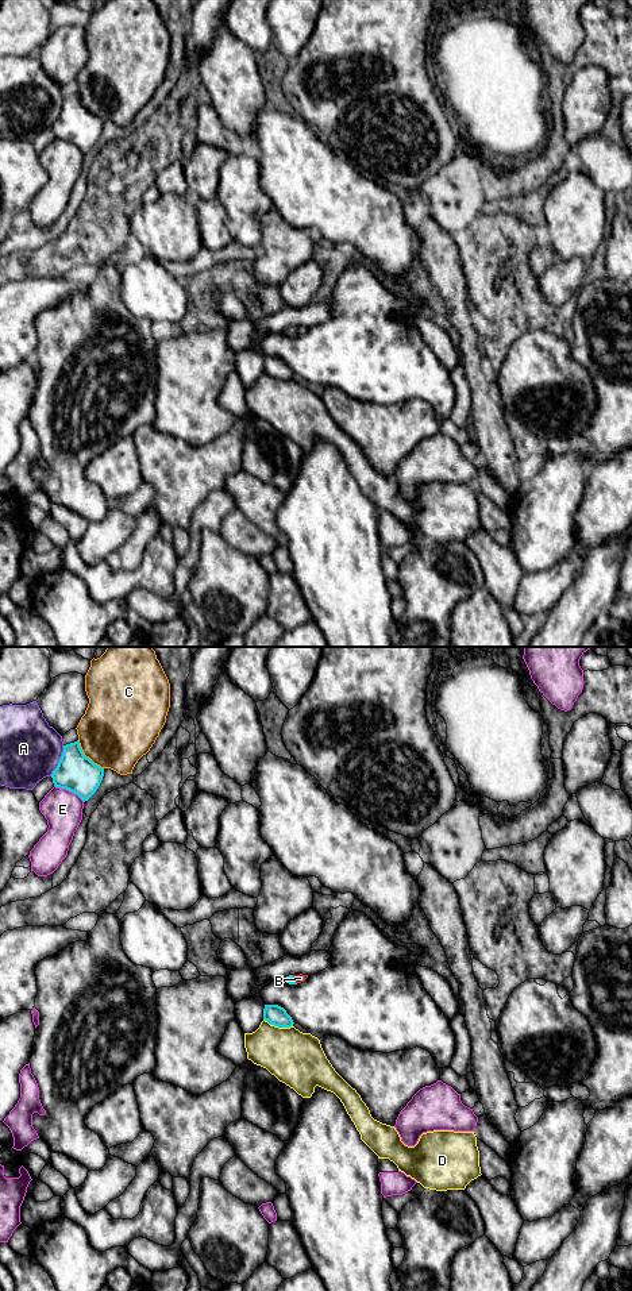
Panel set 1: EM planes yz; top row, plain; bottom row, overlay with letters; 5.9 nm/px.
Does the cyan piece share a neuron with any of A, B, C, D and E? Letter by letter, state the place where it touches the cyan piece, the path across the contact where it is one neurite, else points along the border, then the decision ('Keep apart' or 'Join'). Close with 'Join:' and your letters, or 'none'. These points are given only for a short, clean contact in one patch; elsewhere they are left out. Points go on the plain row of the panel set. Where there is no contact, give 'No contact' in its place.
A: Touches cyan at yz (60, 112). Keep apart
B: Touches cyan at yz (293, 331). Path across: yz (289, 331), (293, 331), (300, 330). Join
C: Touches cyan at yz (85, 108). Keep apart
D: Touches cyan at yz (278, 378). Keep apart
E: Touches cyan at yz (69, 142). Keep apart
Join: B

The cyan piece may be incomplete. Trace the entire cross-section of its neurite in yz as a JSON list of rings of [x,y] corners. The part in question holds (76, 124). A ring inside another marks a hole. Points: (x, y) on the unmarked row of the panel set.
[[[78,92],[63,97],[62,108],[51,130],[55,139],[77,146],[84,154],[99,140],[104,120],[86,109]]]

